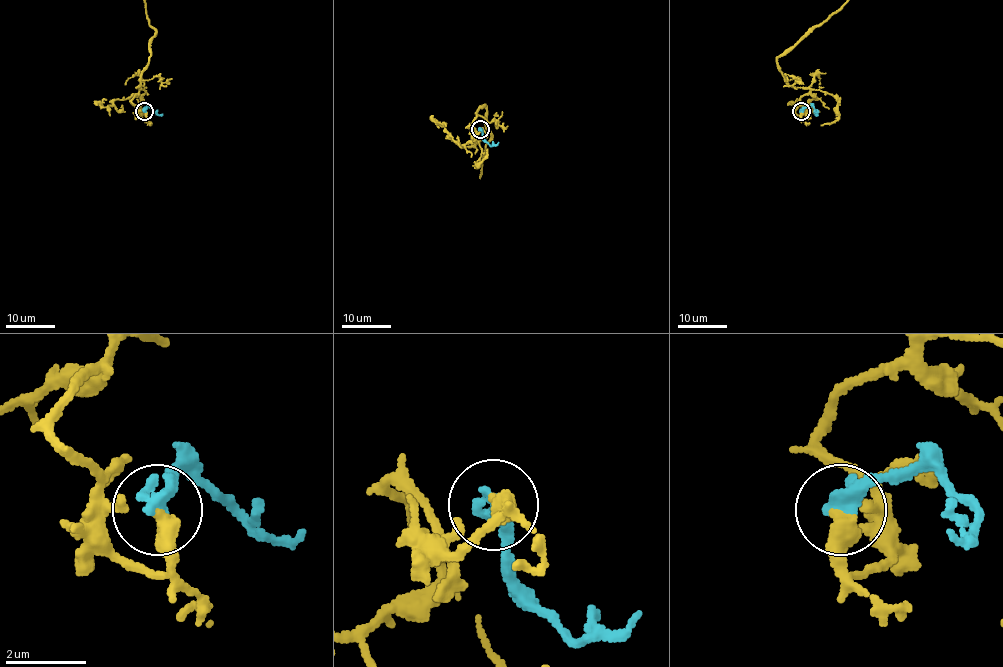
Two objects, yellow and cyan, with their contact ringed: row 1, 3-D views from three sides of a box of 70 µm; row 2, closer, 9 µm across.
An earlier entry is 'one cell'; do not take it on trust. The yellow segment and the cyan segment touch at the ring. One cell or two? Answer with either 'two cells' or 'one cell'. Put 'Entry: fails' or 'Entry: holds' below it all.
one cell
Entry: holds

